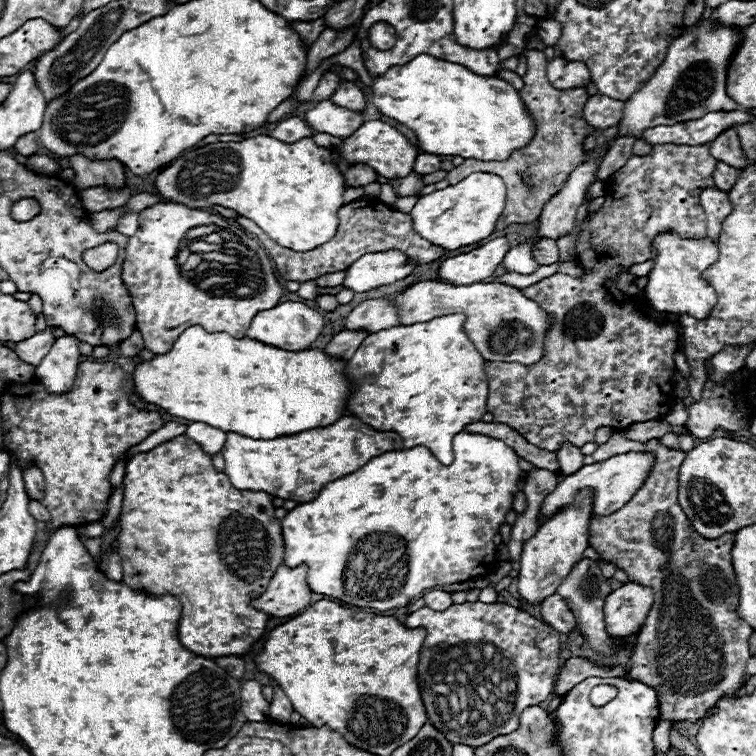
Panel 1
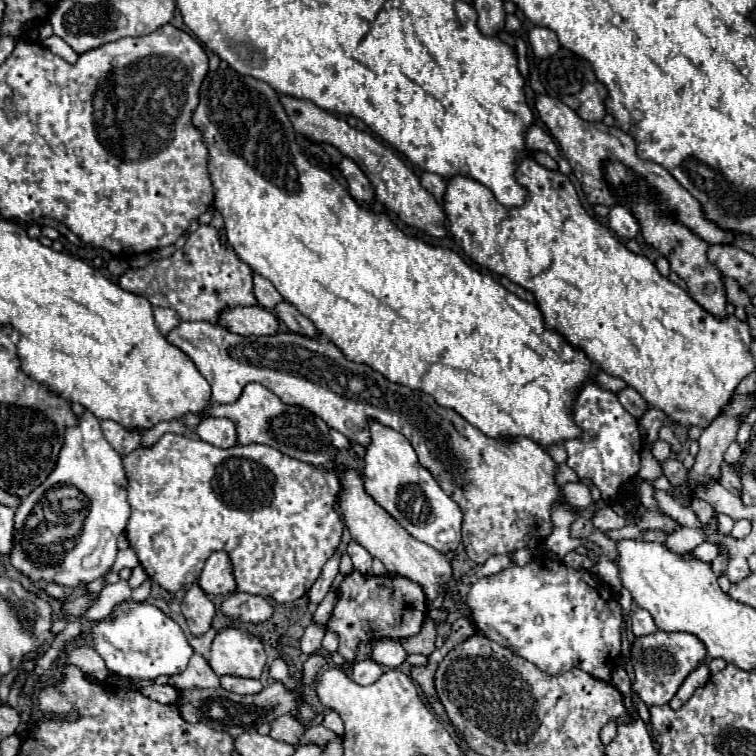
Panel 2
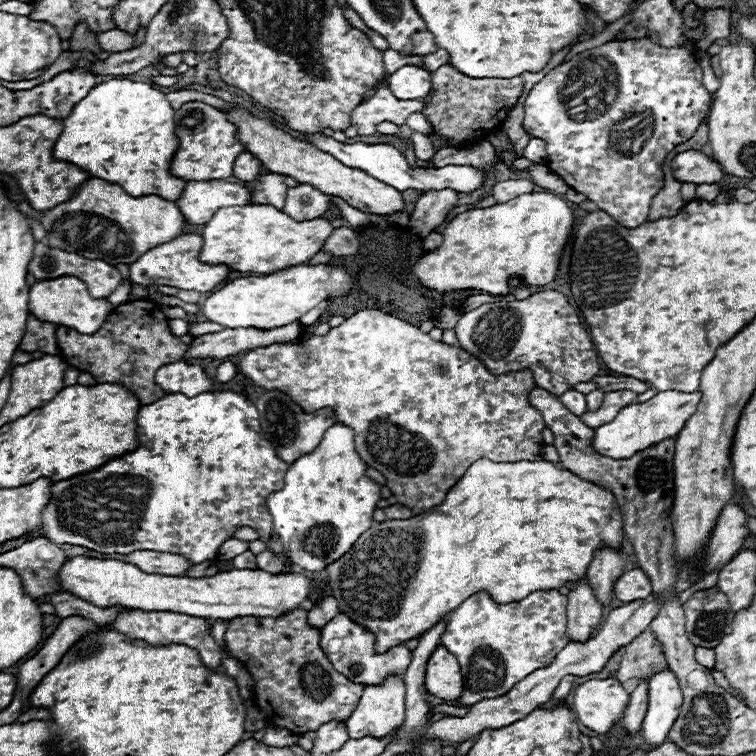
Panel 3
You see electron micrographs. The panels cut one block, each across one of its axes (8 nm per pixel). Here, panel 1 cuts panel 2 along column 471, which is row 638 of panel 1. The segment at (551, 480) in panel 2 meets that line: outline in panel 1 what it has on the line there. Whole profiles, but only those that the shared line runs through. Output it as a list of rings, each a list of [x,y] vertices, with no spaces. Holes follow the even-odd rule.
[[[498,602],[452,604],[442,612],[422,606],[404,618],[404,626],[408,628],[422,626],[426,630],[426,638],[422,642],[418,668],[416,668],[420,696],[422,696],[428,720],[452,744],[466,742],[468,746],[476,748],[490,742],[496,736],[514,732],[518,728],[522,710],[526,706],[544,702],[554,690],[558,664],[560,664],[558,660],[560,632],[556,632],[548,624],[538,622],[524,610],[518,610],[508,604],[498,604]]]

